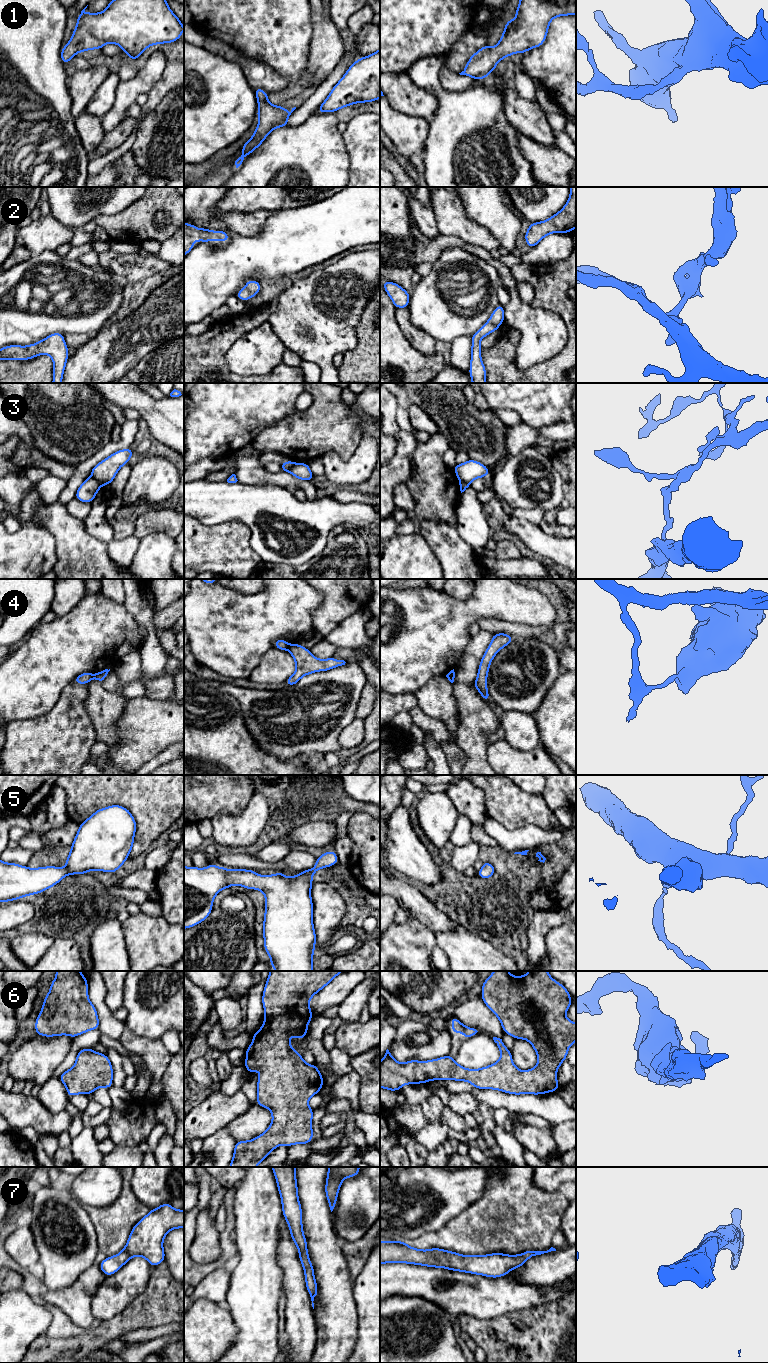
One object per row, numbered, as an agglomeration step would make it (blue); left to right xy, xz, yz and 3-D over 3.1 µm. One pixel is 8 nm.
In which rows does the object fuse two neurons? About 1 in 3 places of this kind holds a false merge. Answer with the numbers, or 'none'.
3, 4

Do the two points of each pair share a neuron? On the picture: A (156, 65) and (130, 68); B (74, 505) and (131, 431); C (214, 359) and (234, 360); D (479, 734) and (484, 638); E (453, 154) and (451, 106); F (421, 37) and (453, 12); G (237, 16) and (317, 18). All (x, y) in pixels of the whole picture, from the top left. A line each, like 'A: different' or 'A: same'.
A: different
B: different
C: different
D: same
E: same
F: same
G: different

